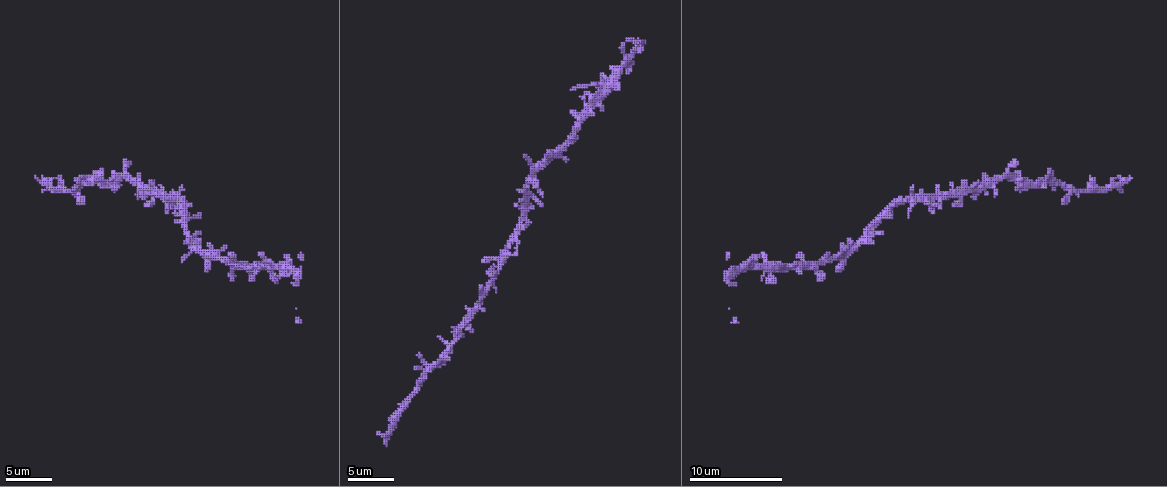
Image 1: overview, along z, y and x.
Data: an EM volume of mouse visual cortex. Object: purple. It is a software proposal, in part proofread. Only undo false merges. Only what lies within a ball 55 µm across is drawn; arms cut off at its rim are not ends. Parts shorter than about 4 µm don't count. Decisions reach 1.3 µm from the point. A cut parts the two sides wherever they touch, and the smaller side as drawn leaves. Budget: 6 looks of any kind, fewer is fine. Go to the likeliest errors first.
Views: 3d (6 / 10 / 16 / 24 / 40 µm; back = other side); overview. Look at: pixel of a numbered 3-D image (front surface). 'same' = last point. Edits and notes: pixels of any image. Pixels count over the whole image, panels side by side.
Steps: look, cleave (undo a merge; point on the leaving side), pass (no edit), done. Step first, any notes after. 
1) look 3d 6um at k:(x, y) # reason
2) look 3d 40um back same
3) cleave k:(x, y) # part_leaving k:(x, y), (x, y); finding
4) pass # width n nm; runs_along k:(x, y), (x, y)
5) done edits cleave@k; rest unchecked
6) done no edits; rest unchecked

look 3d 10um at 1:(521, 220) # arms part here

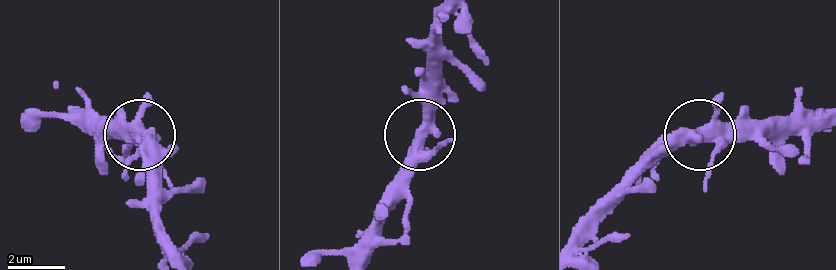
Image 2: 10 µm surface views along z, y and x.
look 3d 6um at 2:(425, 134) # closer look

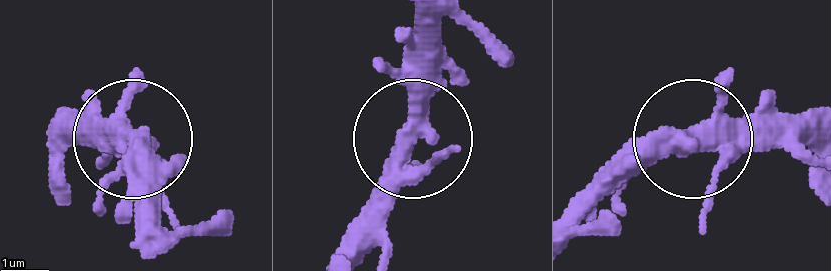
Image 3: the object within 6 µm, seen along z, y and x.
pass # side_arm 32 um; runs_along 3:(681, 147), (705, 136), (813, 136); continuous, no second neuron

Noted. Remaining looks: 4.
look 3d 10um at 1:(451, 346) # thick turns thin

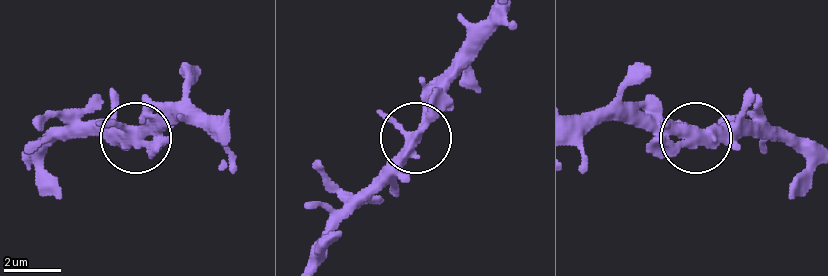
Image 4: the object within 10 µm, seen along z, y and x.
look 3d 10um back at 4:(134, 134)

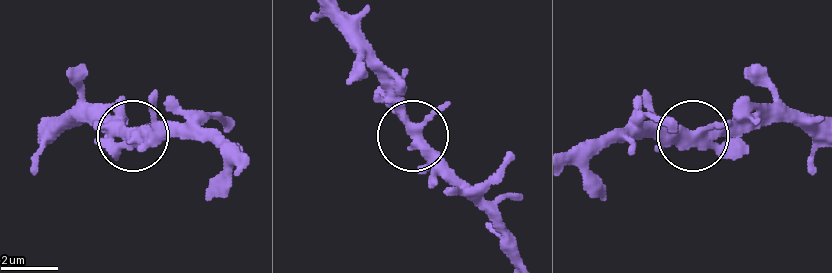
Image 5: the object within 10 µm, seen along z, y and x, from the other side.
pass # width 370 nm; runs_along 5:(814, 138), (786, 119), (728, 119), (685, 134), (638, 134); all the same neuron

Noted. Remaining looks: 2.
look 3d 10um at 1:(1081, 192) # a narrow waist

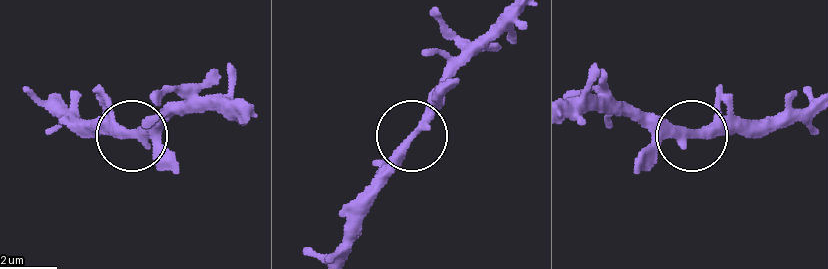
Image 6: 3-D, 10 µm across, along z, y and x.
pass # runs_along 6:(514, 13), (456, 70), (435, 113), (344, 204); all the same neuron

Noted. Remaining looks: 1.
done no edits; rest unchecked

